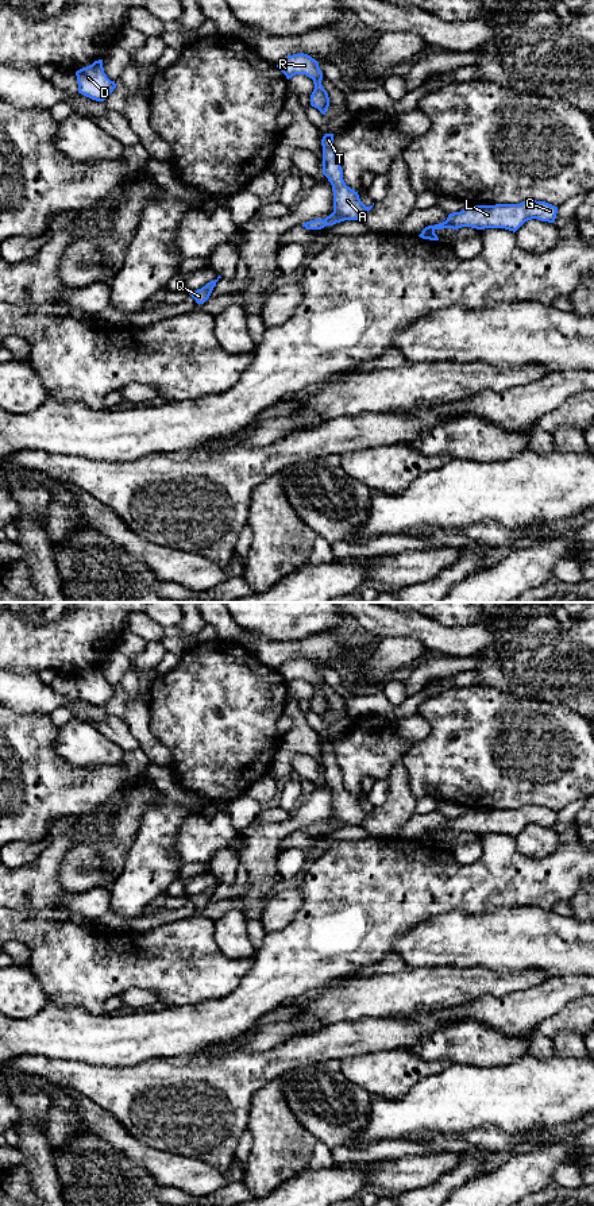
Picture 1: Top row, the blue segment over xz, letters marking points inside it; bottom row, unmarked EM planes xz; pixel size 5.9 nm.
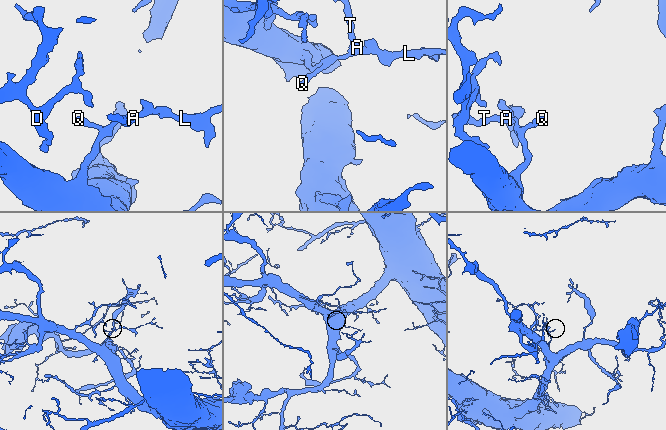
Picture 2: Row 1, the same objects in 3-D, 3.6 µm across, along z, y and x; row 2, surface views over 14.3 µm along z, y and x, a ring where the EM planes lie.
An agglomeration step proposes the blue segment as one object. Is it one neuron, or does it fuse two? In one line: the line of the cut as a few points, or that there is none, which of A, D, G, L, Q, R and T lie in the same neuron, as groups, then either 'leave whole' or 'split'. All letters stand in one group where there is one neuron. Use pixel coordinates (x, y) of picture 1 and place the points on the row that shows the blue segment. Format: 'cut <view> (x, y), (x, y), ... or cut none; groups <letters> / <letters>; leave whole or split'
cut none; groups A D G L Q R T; leave whole

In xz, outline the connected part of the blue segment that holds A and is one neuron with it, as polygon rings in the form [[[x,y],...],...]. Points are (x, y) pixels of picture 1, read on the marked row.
[[[325,134],[321,139],[321,146],[323,146],[323,174],[328,178],[328,181],[332,185],[332,192],[333,192],[333,212],[327,216],[324,220],[323,219],[315,219],[310,221],[306,221],[302,224],[306,230],[321,230],[325,226],[333,226],[336,223],[344,221],[344,220],[358,220],[362,215],[369,212],[374,203],[370,207],[366,207],[360,199],[358,192],[351,189],[350,186],[346,185],[343,180],[343,169],[336,158],[335,153],[335,146],[333,146],[333,134]]]

